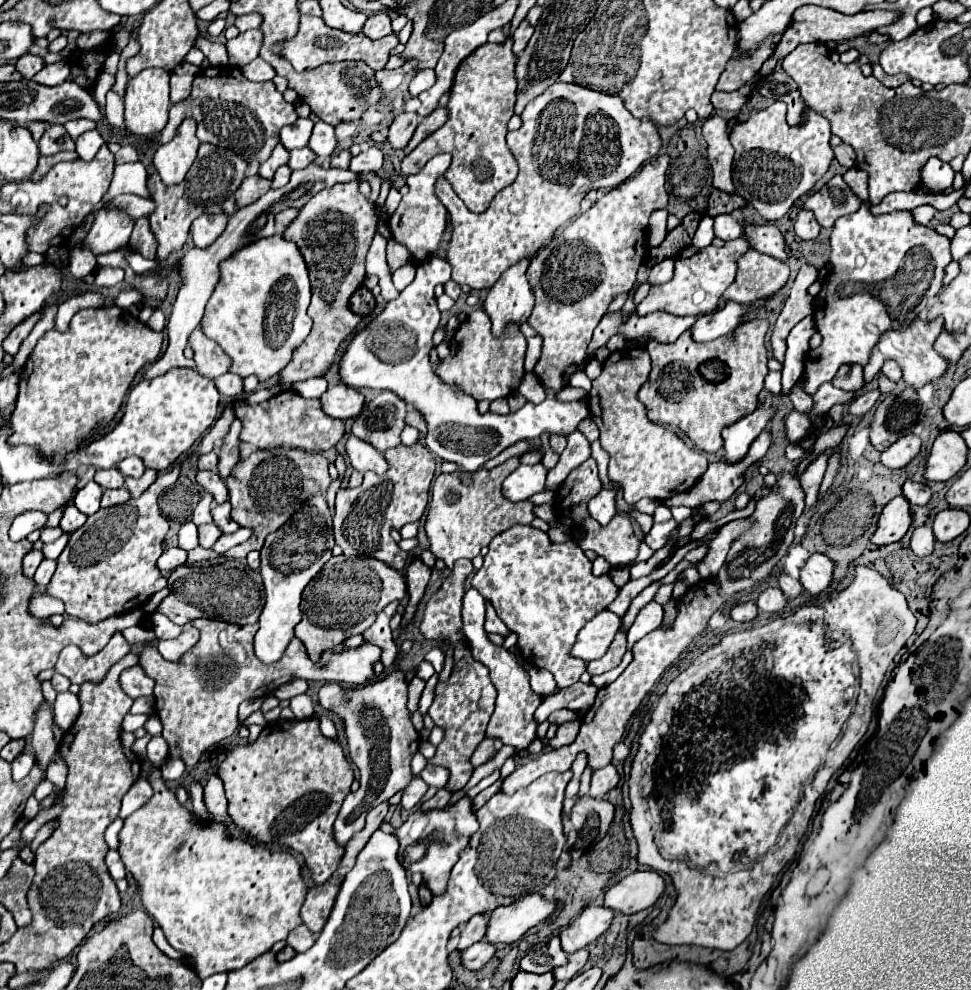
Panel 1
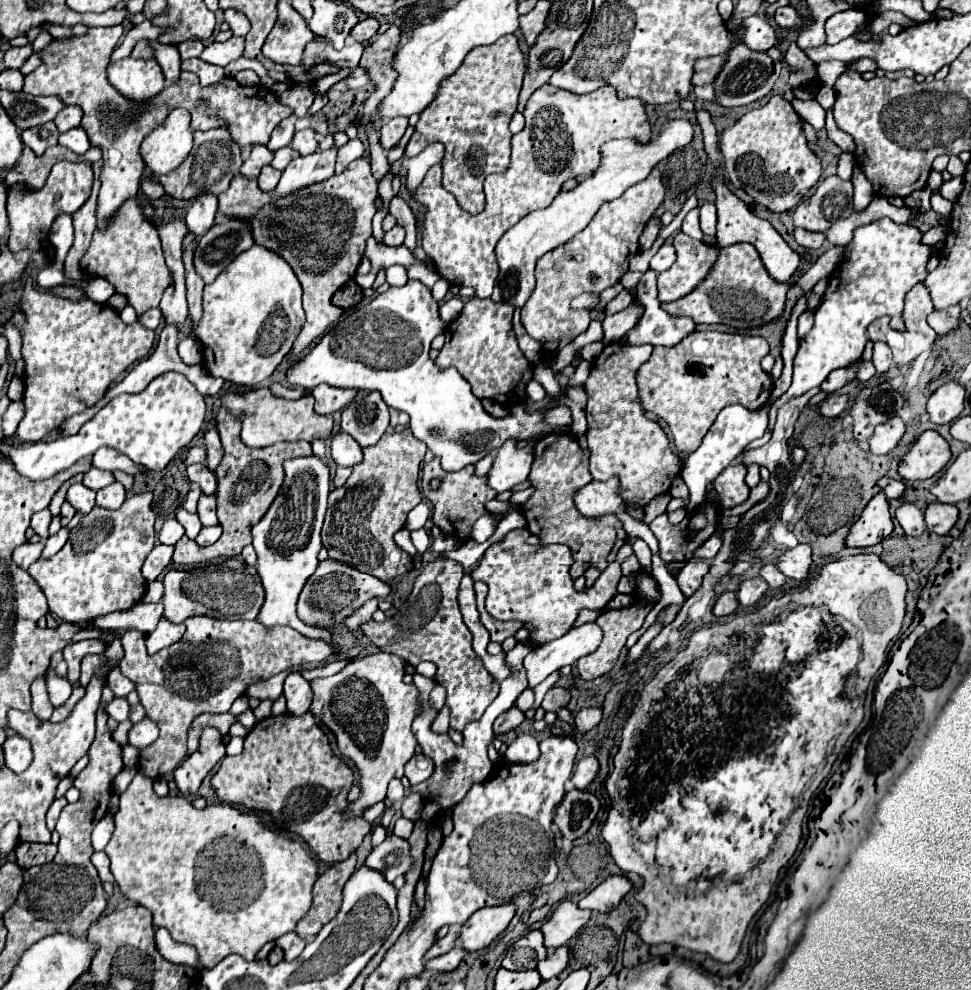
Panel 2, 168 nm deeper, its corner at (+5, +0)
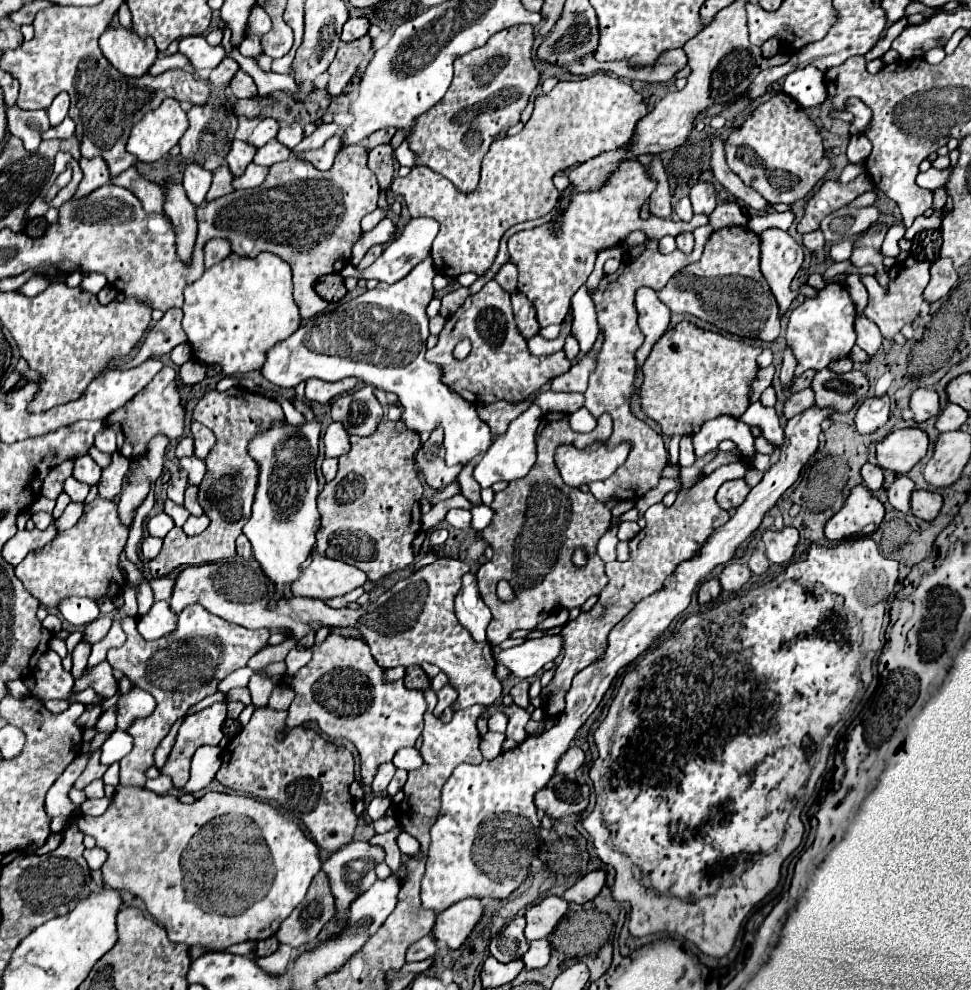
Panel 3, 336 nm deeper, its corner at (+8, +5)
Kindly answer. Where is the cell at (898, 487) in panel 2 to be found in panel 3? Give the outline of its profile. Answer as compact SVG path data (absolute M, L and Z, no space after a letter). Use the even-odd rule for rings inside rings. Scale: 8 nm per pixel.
M864 463L862 469L860 469L860 477L862 477L862 485L868 487L870 491L882 489L884 475L882 475L882 469L880 467L876 467L872 463Z

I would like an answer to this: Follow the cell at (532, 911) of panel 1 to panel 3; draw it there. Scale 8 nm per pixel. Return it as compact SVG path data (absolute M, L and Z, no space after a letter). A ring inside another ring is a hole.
M476 897L462 899L458 903L450 905L446 911L436 913L432 937L436 941L446 943L448 949L458 949L466 941L466 937L470 935L474 925L480 921L482 911L484 911L484 907L482 907L480 899L476 899Z

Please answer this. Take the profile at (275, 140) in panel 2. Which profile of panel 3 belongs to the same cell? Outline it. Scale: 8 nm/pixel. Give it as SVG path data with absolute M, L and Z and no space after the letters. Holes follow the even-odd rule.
M262 119L262 121L254 127L252 135L248 137L248 143L254 145L254 147L262 147L262 145L266 145L270 139L274 139L276 133L278 133L278 123L276 123L274 119Z

